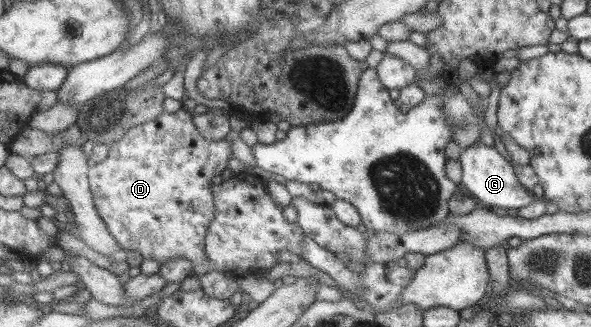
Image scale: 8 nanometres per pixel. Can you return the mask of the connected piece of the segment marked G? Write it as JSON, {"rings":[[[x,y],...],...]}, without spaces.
{"rings":[[[480,142],[463,148],[459,154],[459,164],[461,165],[461,185],[473,195],[473,198],[483,207],[495,207],[507,209],[520,209],[529,203],[543,203],[547,213],[555,213],[557,206],[553,202],[547,202],[545,198],[536,199],[534,195],[528,195],[522,185],[517,182],[512,164],[505,161],[505,157],[498,153],[493,146],[485,146]]]}

